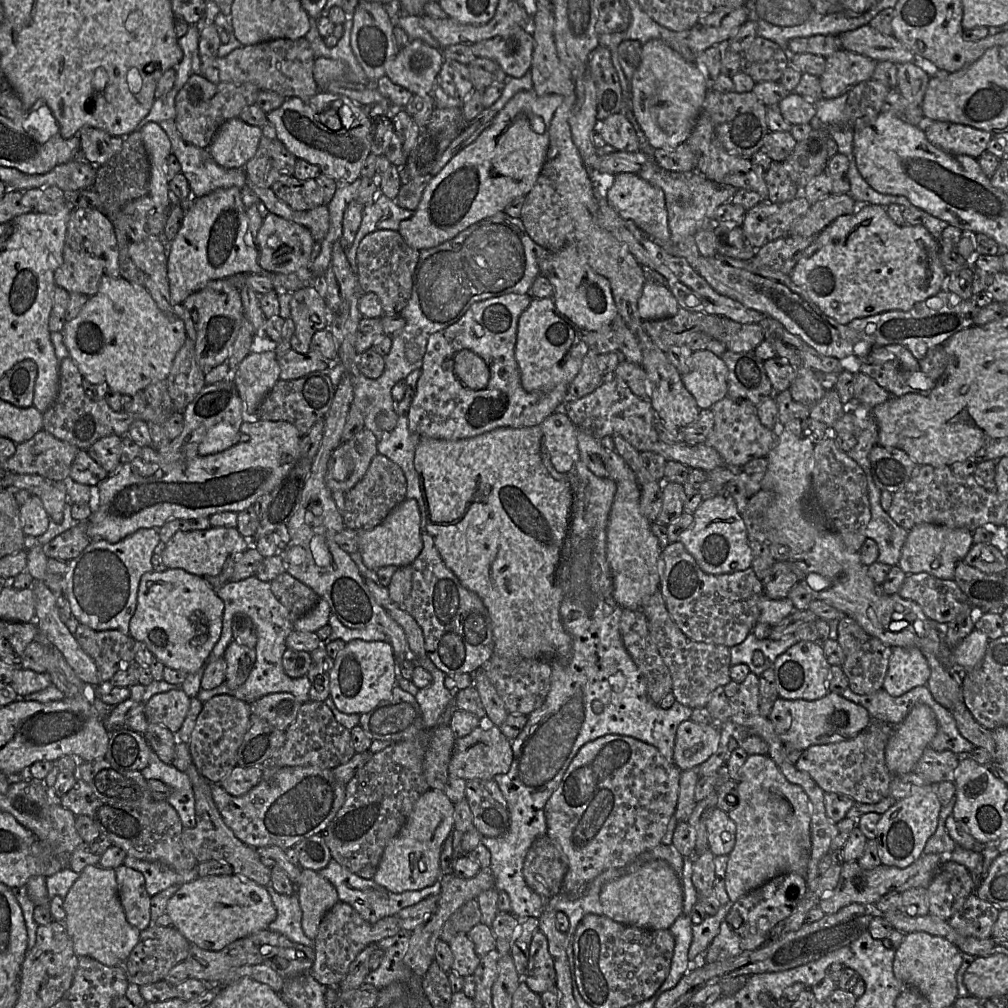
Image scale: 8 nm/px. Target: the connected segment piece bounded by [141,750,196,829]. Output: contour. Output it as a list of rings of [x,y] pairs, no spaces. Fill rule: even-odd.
[[[152,750],[149,764],[141,770],[141,774],[147,780],[160,780],[168,785],[171,788],[171,794],[167,802],[177,811],[183,827],[186,829],[195,827],[195,797],[186,772],[181,772],[173,765],[165,764]]]

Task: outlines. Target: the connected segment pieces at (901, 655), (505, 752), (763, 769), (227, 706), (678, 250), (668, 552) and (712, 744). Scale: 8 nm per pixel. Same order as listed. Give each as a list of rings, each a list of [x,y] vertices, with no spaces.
[[[894,647],[883,689],[898,697],[909,690],[927,685],[931,675],[928,661],[917,647]]]
[[[482,718],[480,726],[476,727],[469,734],[455,740],[448,765],[449,777],[462,778],[464,780],[488,780],[493,779],[497,774],[508,772],[513,759],[511,740],[502,734],[498,726],[485,721],[487,721],[487,718]]]
[[[769,755],[747,757],[738,782],[738,802],[728,816],[736,825],[735,846],[728,855],[725,876],[725,889],[733,903],[779,875],[797,873],[806,877],[812,847],[810,799],[802,787],[787,780]]]
[[[219,694],[205,703],[188,744],[198,772],[210,783],[220,783],[237,766],[237,754],[249,728],[250,704],[231,695]]]
[[[622,172],[614,176],[613,184],[606,192],[606,198],[621,218],[635,222],[648,237],[668,254],[685,258],[692,268],[697,269],[700,253],[695,236],[690,235],[677,244],[671,240],[665,194],[661,188],[642,179],[637,173]]]
[[[680,541],[669,543],[658,561],[660,591],[666,608],[677,627],[696,642],[725,645],[728,648],[742,643],[752,632],[759,618],[759,600],[764,594],[763,582],[752,567],[733,573],[713,575],[703,572]]]
[[[683,721],[676,732],[673,762],[681,771],[697,768],[715,753],[719,742],[717,724]]]

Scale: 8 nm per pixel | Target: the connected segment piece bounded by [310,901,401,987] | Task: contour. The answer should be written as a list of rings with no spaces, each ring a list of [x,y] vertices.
[[[338,901],[323,917],[314,939],[315,961],[310,974],[320,984],[338,987],[346,977],[351,963],[369,945],[377,944],[401,930],[396,915],[387,916],[375,923],[364,920],[348,903]]]

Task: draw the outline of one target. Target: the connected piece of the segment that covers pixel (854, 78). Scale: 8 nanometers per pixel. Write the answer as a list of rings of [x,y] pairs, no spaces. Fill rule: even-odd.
[[[844,49],[826,58],[820,78],[822,97],[829,99],[848,93],[860,82],[872,79],[877,62]]]

